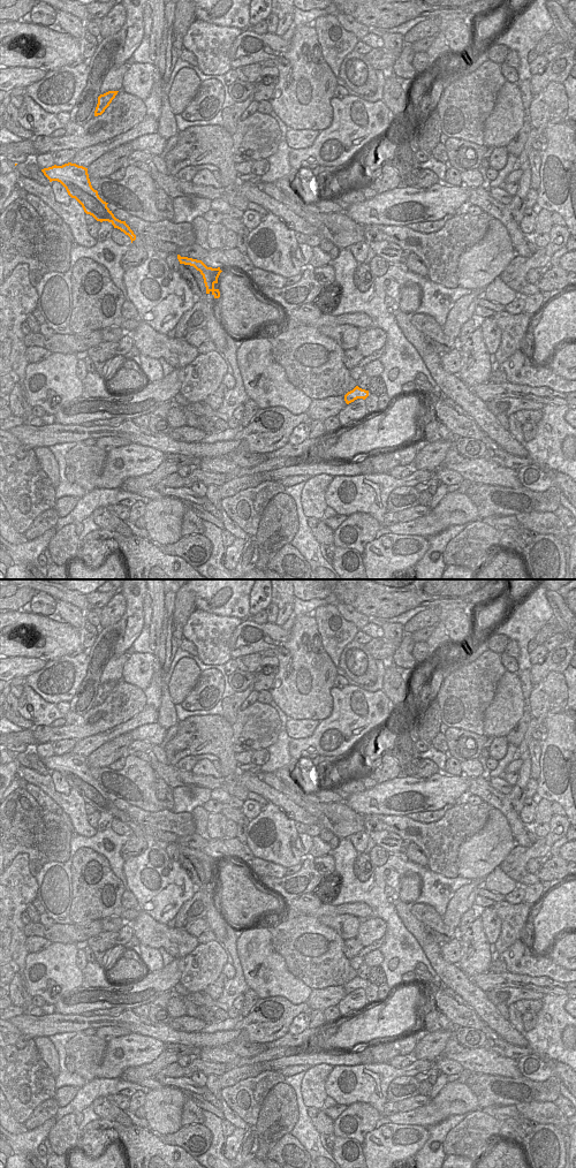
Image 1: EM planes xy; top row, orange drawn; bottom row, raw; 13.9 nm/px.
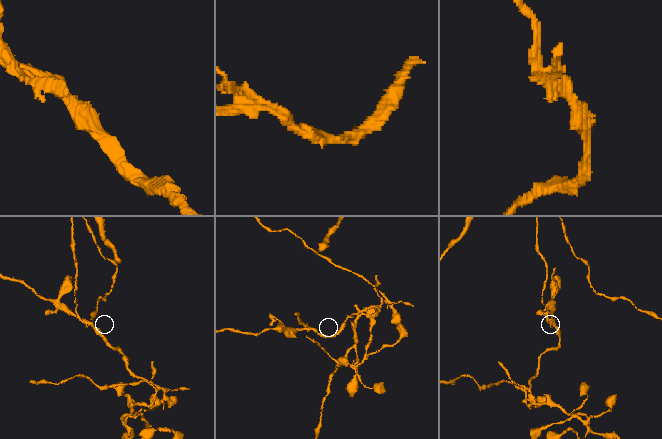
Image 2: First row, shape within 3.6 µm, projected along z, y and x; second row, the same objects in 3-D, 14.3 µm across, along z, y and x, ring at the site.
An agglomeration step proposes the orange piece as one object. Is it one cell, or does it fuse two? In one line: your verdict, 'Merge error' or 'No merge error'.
Merge error

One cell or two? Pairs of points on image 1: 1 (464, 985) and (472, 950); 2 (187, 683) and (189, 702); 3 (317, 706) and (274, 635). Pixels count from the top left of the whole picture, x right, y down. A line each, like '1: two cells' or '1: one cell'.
1: two cells
2: two cells
3: two cells

